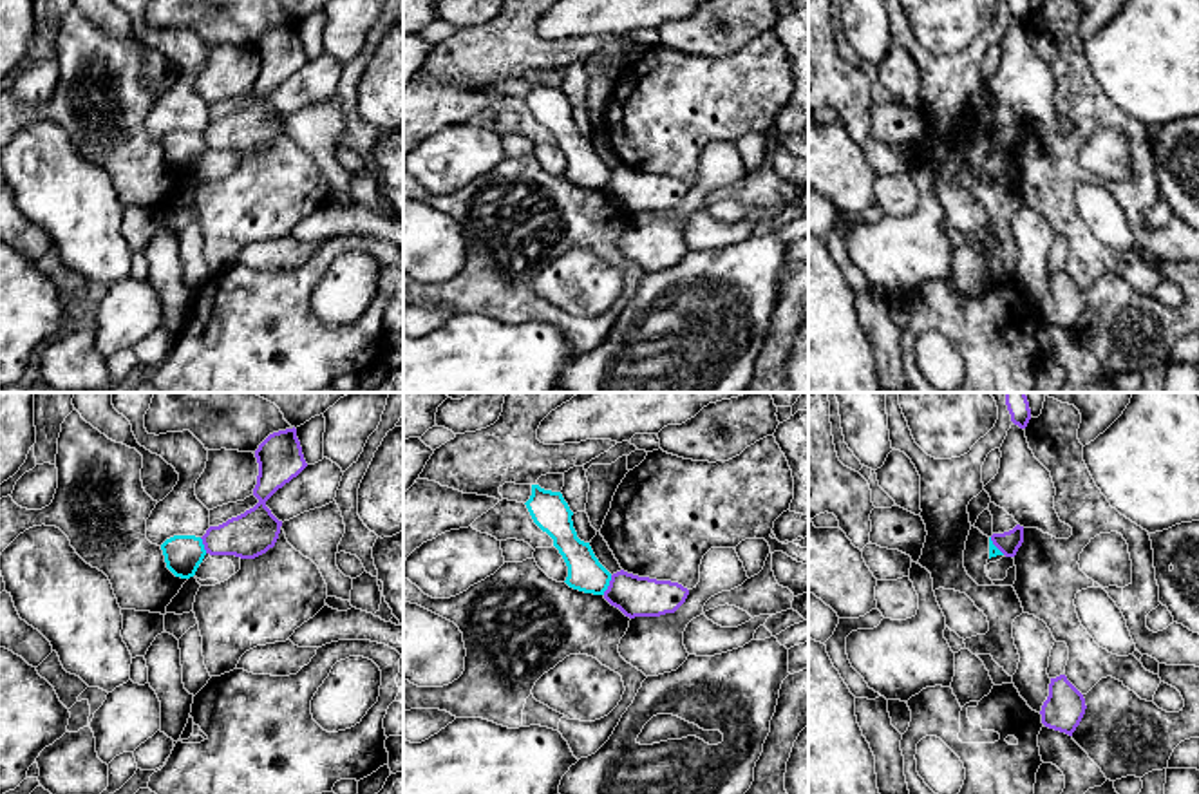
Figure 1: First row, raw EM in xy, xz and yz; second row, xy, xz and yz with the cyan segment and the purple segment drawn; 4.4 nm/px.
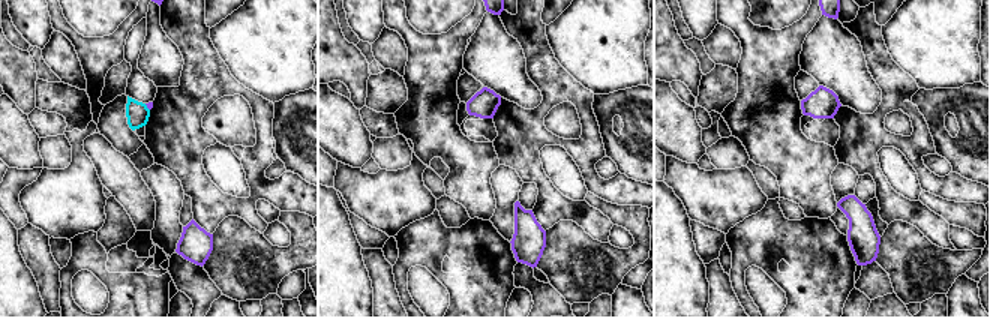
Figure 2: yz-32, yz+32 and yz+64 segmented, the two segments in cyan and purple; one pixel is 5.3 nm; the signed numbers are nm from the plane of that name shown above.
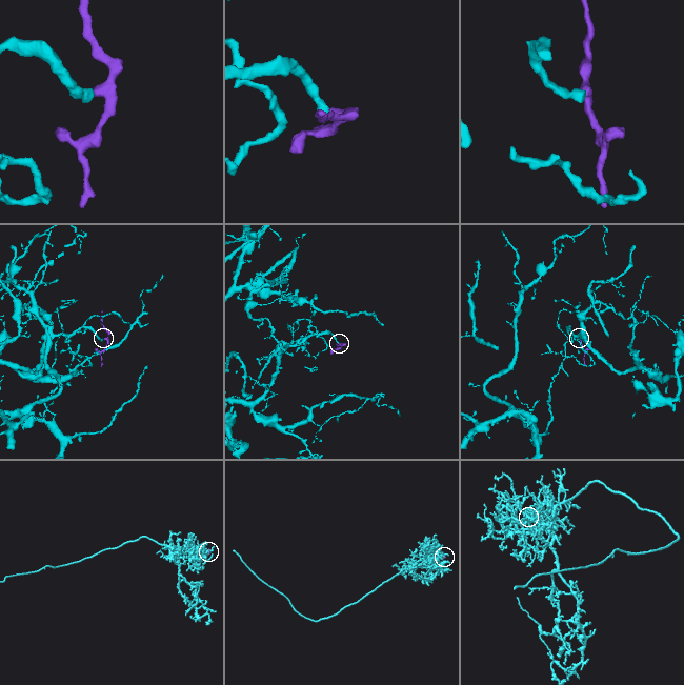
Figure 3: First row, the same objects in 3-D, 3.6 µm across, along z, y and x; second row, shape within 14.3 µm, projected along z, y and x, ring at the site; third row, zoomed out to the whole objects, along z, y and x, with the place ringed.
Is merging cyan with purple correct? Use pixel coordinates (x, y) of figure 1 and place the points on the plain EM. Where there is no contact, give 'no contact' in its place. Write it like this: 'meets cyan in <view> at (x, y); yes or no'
meets cyan in xz at (608, 179); no

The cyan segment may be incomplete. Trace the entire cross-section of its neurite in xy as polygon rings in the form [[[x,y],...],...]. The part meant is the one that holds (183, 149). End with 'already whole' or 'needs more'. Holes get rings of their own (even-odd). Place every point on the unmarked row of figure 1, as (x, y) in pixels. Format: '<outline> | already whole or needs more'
[[[174,130],[161,139],[161,145],[166,163],[181,174],[194,172],[206,150],[203,134],[195,130]]] | already whole

